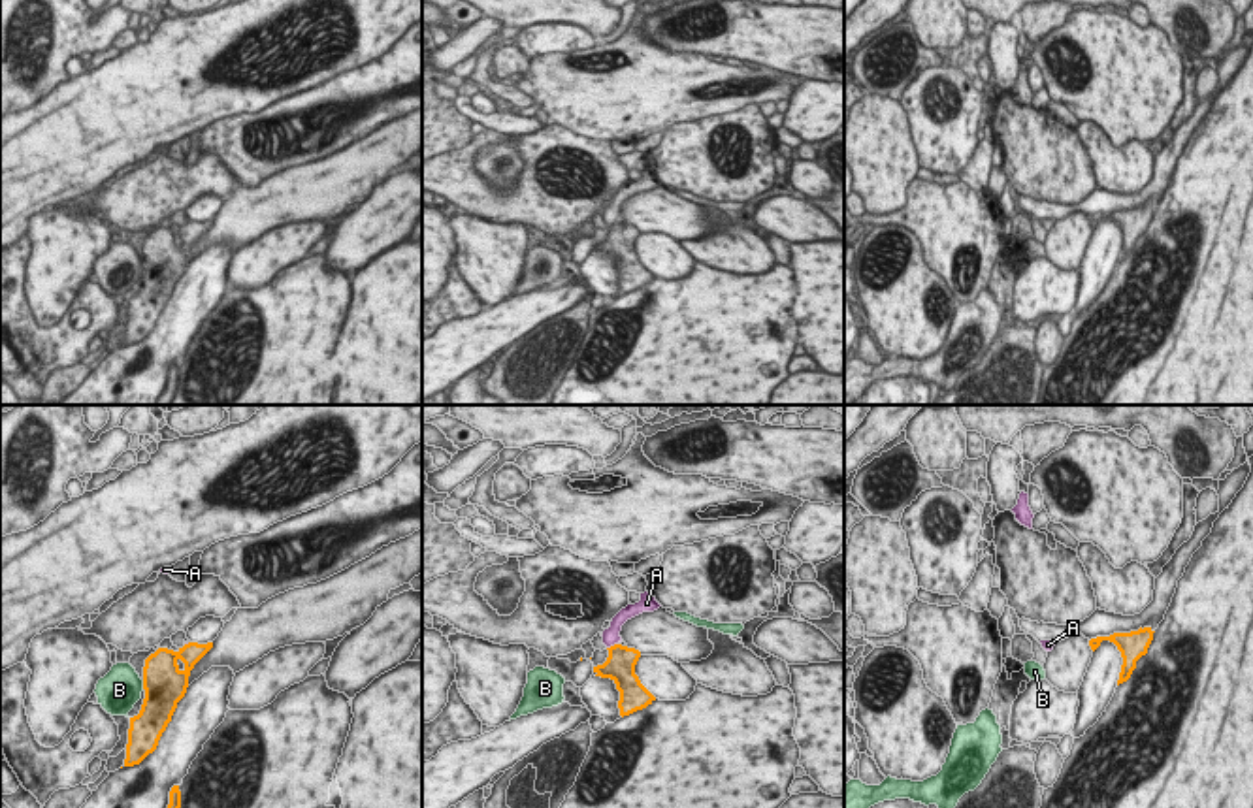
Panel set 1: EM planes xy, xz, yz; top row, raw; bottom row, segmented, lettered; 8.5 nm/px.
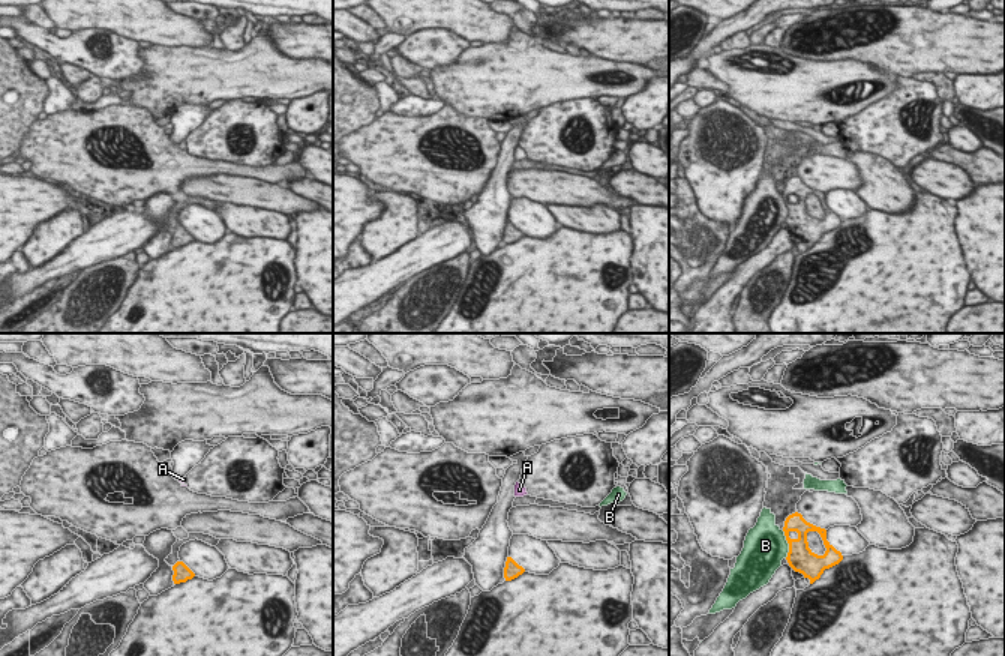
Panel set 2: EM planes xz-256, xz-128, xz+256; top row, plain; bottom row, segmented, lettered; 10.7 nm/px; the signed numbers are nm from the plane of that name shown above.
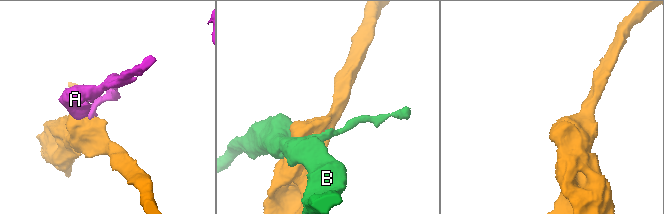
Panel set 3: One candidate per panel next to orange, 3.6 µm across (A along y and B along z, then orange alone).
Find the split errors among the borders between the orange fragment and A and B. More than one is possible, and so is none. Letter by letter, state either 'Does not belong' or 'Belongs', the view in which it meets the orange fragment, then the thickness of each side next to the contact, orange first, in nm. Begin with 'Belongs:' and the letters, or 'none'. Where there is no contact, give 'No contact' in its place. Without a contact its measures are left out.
Belongs: none
A: Does not belong. Touches orange in xz. Thickness 260 nm (orange) against 140 nm
B: Does not belong. Touches orange in xy. Thickness 360 nm (orange) against 360 nm.

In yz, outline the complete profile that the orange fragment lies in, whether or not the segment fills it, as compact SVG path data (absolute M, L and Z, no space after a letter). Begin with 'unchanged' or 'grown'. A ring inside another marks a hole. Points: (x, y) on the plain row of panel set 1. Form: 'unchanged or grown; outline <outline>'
unchanged; outline M1140 205L1138 209L1131 211L1114 211L1110 215L1097 215L1089 218L1091 228L1095 230L1102 218L1110 218L1117 224L1123 235L1121 250L1117 264L1127 260L1136 247L1136 239L1147 232L1147 226L1153 218L1153 207L1151 205Z

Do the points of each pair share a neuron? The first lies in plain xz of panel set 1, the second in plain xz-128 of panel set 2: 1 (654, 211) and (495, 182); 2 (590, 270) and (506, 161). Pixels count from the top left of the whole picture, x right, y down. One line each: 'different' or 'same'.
1: different
2: same

